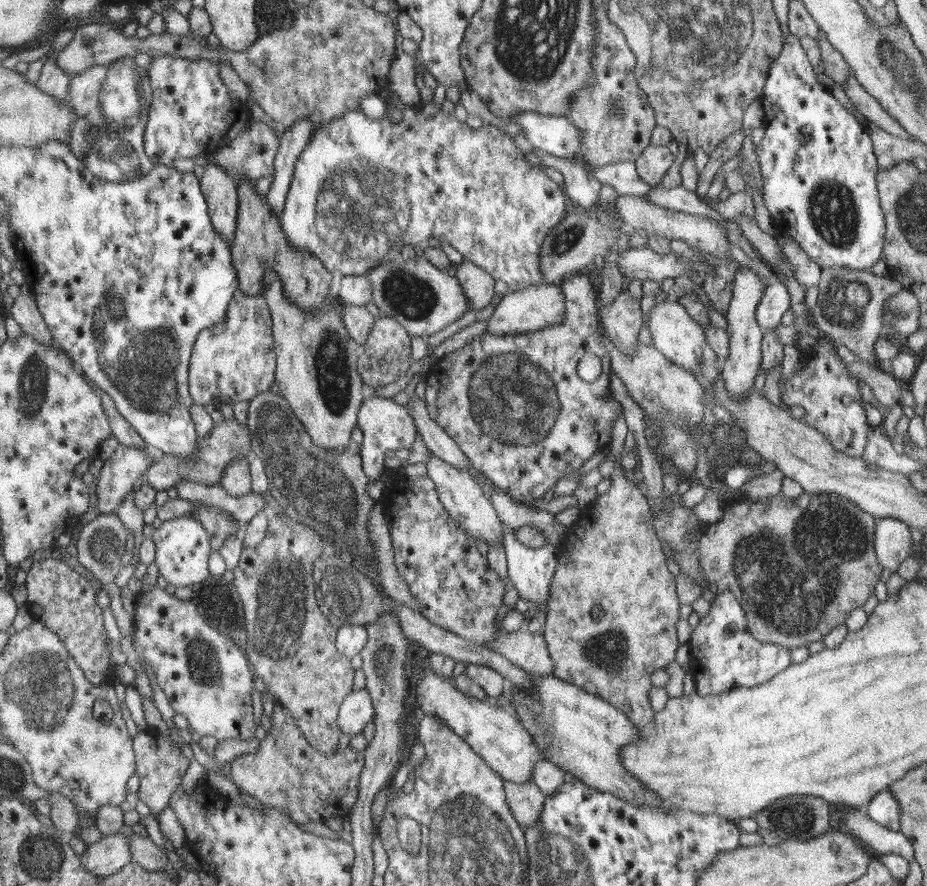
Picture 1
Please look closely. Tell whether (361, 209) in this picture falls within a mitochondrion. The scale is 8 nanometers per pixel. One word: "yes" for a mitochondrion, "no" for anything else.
yes

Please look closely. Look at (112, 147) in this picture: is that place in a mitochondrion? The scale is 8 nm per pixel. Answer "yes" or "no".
yes

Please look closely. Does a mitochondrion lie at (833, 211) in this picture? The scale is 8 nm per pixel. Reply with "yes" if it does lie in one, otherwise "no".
yes

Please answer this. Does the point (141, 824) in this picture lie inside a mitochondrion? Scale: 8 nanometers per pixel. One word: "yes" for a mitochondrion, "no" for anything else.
no

